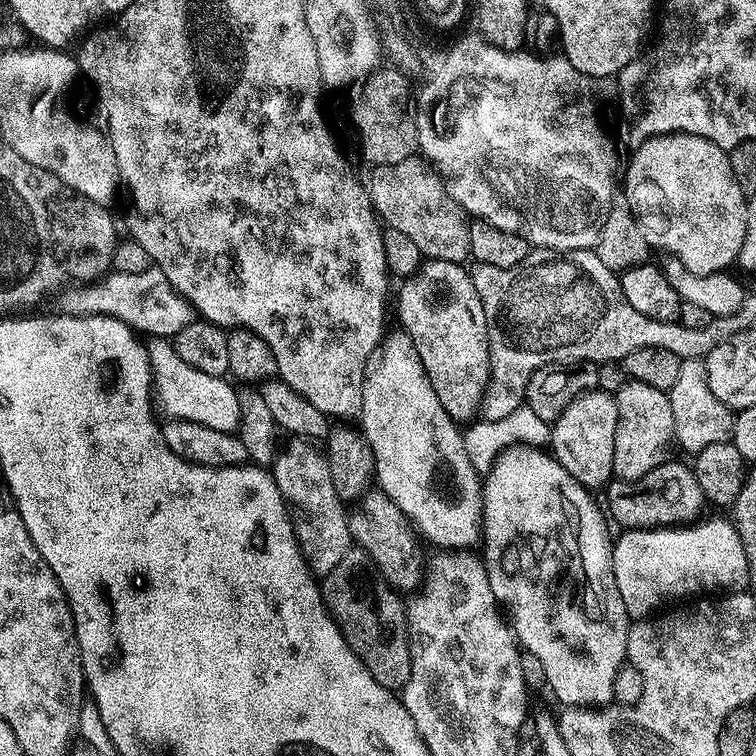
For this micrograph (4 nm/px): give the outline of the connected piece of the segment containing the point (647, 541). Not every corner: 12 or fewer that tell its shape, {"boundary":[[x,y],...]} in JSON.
{"boundary":[[720,516],[615,537],[629,621],[748,588]]}

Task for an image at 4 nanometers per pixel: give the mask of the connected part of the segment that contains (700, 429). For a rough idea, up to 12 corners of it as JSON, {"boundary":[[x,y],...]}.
{"boundary":[[682,360],[668,391],[675,443],[689,454],[729,442],[733,409]]}

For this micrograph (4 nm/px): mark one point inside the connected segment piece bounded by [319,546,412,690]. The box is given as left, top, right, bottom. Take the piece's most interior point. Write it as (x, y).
(374, 621)

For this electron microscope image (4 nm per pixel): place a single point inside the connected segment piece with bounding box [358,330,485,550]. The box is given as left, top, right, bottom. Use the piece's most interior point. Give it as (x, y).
(421, 461)

